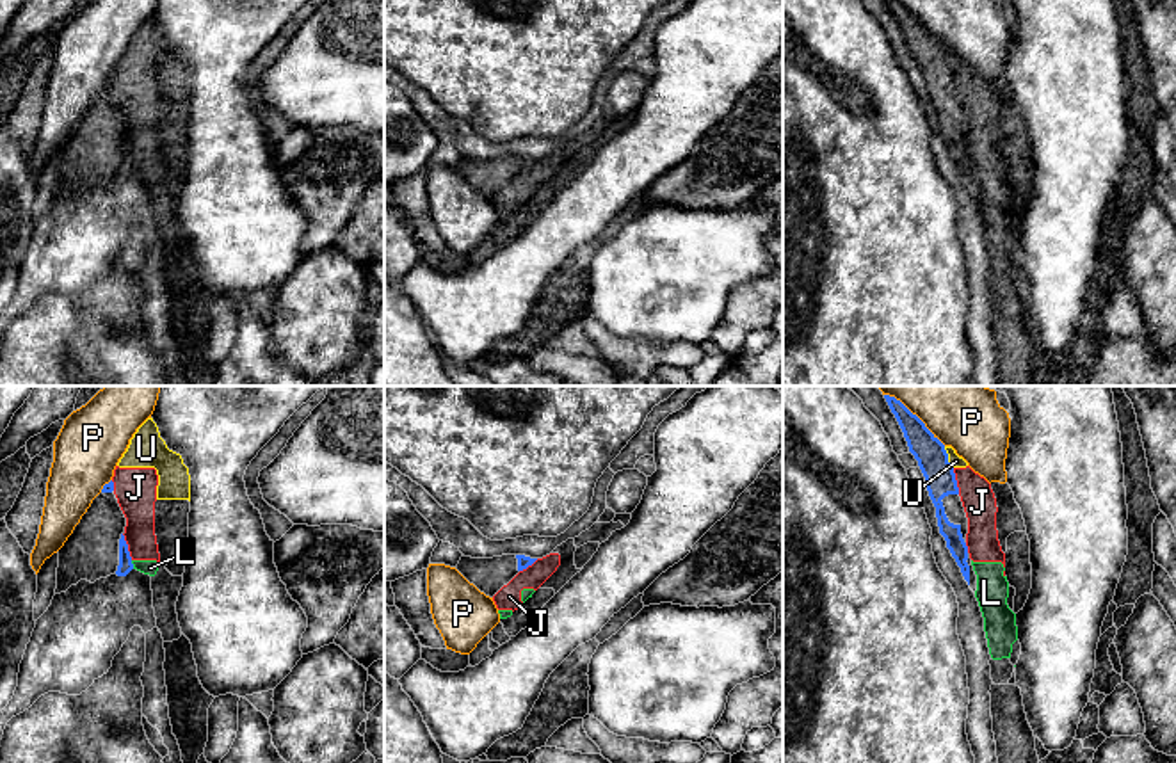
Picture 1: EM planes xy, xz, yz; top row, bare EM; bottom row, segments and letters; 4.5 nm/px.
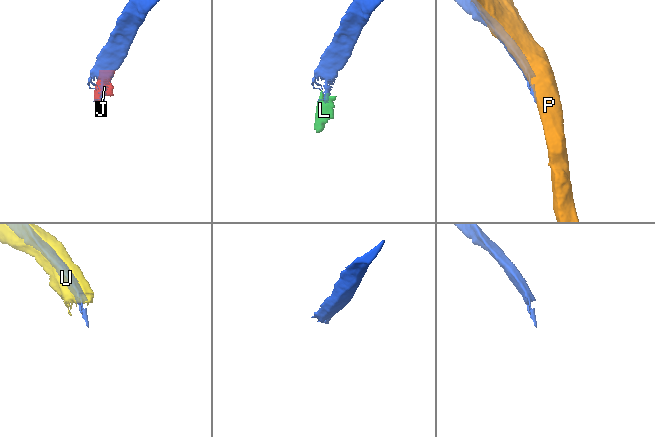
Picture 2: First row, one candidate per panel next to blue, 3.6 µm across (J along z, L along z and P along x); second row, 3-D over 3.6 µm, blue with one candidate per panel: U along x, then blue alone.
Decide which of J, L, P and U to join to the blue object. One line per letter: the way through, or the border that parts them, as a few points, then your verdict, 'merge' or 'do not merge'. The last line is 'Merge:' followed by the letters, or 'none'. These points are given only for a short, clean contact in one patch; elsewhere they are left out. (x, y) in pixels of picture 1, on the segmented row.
J: do not merge
L: border along xy (130, 561), (134, 568); do not merge
P: do not merge
U: do not merge
Merge: none

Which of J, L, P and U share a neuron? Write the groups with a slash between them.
J L U / P

